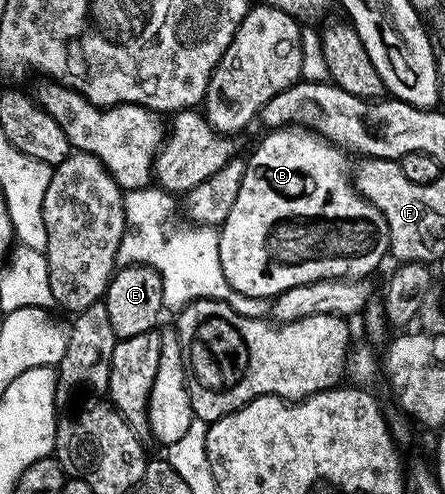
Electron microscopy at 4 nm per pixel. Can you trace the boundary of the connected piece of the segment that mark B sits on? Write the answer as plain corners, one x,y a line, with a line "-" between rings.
296,125
284,129
273,129
269,136
253,151
253,156
248,156
243,181
239,185
239,197
235,197
235,205
231,213
227,213
224,223
219,228
219,265
223,265
223,277
239,293
243,293
252,299
272,300
283,294
287,289
295,289
299,285
308,283
320,283
322,279
344,279
352,281
372,276
372,271
380,265
389,255
389,230
387,221
375,205
371,205
363,198
353,185
351,178
350,156
342,148
333,146
327,139

